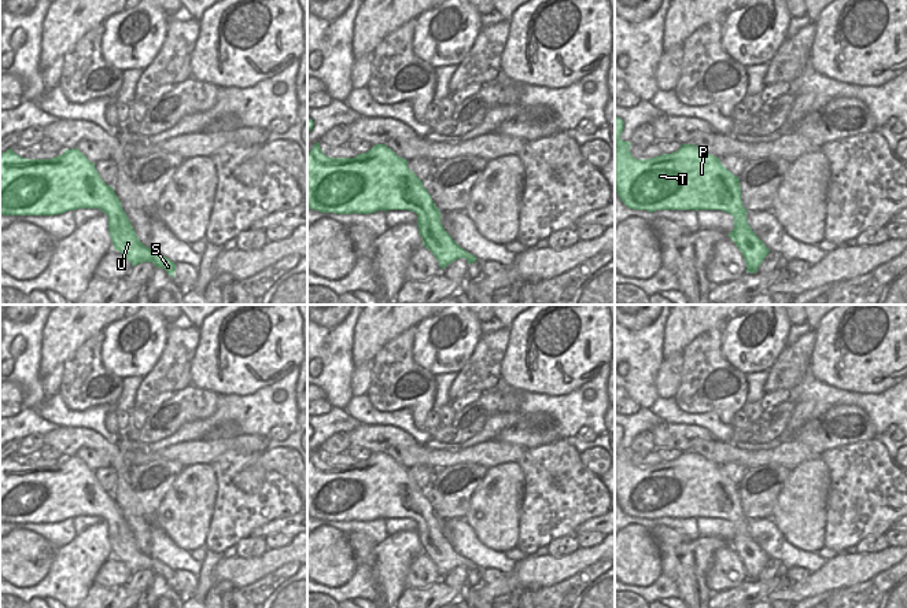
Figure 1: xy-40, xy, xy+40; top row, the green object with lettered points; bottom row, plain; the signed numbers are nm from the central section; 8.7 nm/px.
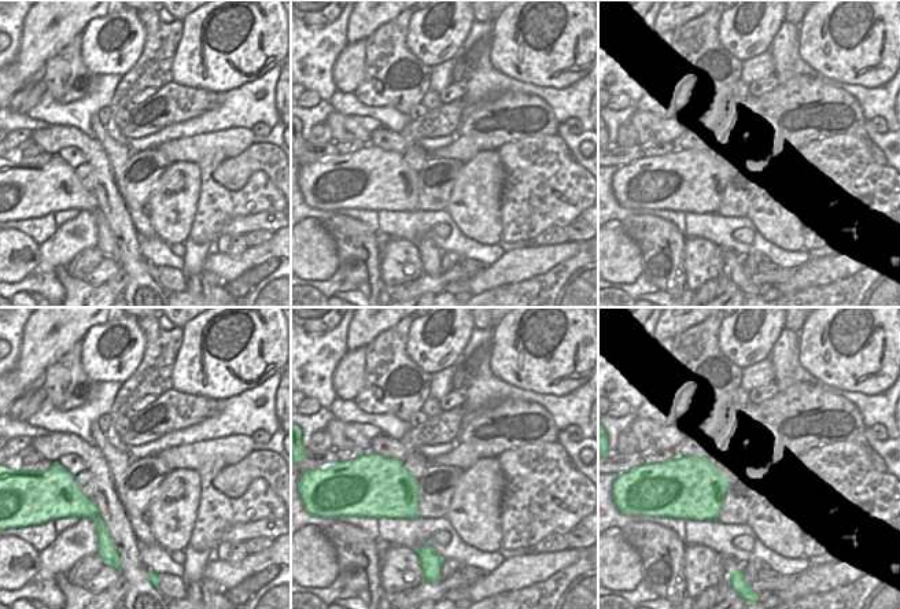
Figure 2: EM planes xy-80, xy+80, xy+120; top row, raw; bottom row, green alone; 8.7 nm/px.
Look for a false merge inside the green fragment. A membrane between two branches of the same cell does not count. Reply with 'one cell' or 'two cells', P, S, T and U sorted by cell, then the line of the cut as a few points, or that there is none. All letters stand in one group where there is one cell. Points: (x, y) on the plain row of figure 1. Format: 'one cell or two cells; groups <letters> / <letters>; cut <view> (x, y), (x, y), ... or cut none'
one cell; groups P S T U; cut none

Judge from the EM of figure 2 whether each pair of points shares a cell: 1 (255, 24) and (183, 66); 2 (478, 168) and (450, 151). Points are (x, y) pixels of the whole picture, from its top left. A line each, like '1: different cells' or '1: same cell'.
1: same cell
2: different cells

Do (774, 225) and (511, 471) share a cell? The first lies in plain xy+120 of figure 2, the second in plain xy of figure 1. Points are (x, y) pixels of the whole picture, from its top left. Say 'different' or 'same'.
same

